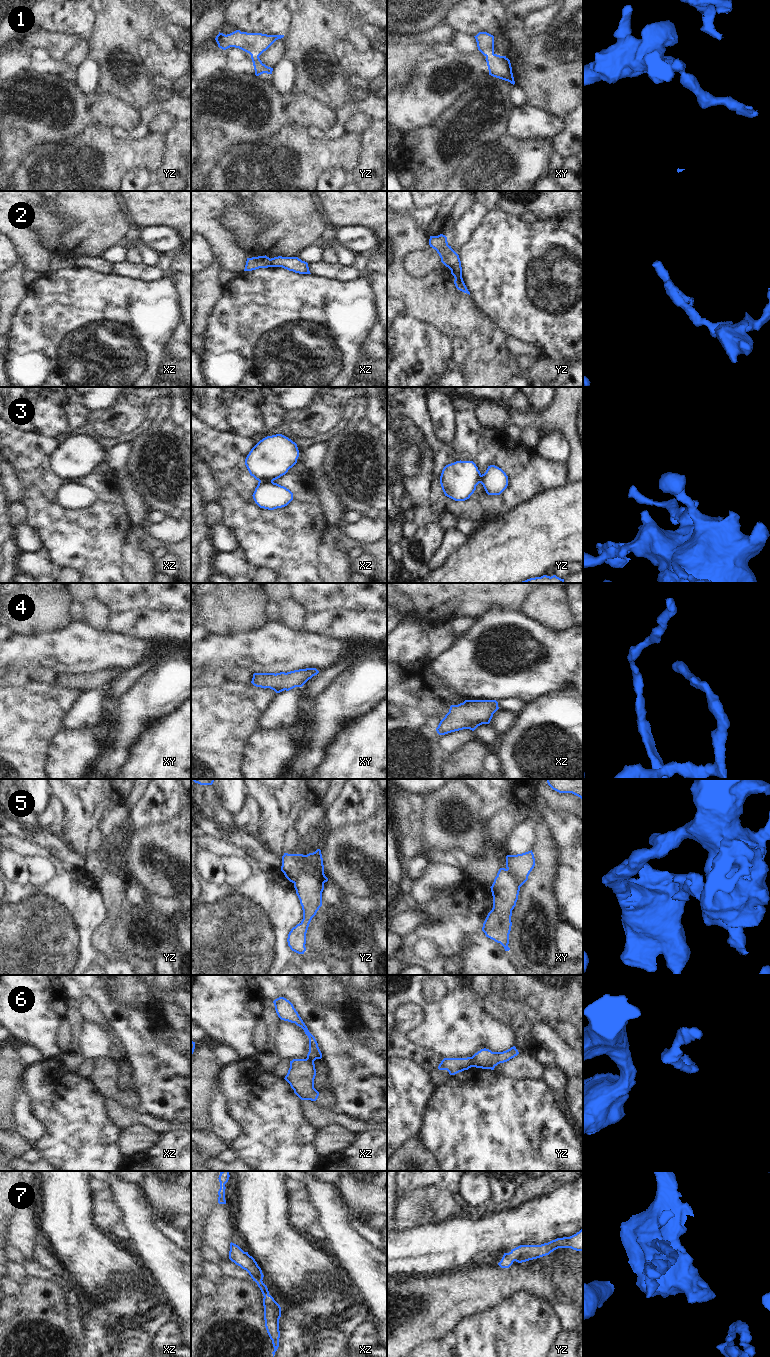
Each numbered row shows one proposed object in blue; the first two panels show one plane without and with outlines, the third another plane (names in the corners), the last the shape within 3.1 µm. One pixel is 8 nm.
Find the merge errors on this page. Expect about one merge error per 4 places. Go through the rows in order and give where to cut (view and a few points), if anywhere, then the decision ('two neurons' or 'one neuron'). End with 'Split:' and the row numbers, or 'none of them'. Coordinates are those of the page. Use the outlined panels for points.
1: no cut | one neuron
2: xz (269, 259), (271, 266) | two neurons
3: xz (272, 480), (259, 481) | two neurons
4: no cut | one neuron
5: yz (294, 881), (302, 872), (311, 872), (323, 883) | two neurons
6: yz (470, 1057), (472, 1066) | two neurons
7: no cut | one neuron
Split: 2, 3, 5, 6

